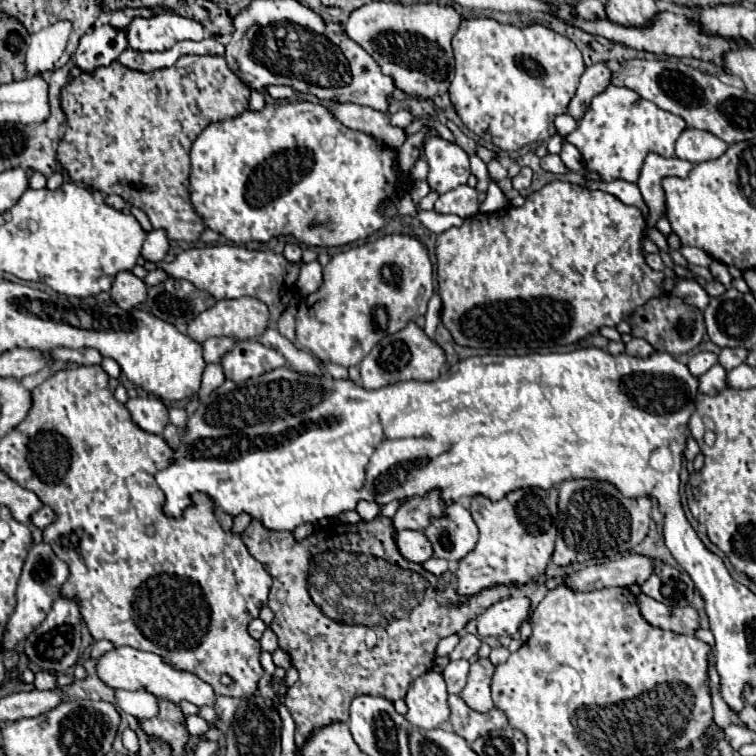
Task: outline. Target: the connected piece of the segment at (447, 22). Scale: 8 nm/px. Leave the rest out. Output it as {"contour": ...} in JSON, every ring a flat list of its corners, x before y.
{"contour":[[371,2,351,12,345,32,355,40,381,68,391,76,395,86,405,94,421,100,447,92,453,80,453,50,451,38,459,28,461,16,451,6,439,4,397,4,397,2]]}

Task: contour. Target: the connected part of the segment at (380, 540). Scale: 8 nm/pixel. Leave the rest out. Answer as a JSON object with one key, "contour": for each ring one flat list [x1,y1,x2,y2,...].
{"contour":[[377,514,377,518,373,518,371,522,363,520,363,522,357,522,357,524,343,524,335,534,331,534,333,546,343,548,343,550,357,550,357,552,363,552,363,554,373,554,377,558,385,558,387,562,393,562,393,564,397,564,401,568,419,572,429,582,425,600,415,610,411,610,411,614,407,618,393,620,387,626,375,626,373,630,377,634,377,644,373,648,367,648,365,646,365,632,367,632,365,626,347,626,347,624,333,622,331,618,327,618,313,604,313,600,309,596,307,582,305,582,307,568,309,568,309,558,313,554,321,552,321,538,295,540,293,532,265,530,265,526,261,526,261,522,257,522,257,520,251,520,251,524,241,534,241,538,243,538,245,546,249,548,251,556,255,560,259,560,265,566,265,570,271,574,271,578,273,578,273,584,271,584,271,590,269,590,269,602,267,602,267,606,275,614,273,622,271,622,271,628,273,628,273,632,279,638,279,648,289,654,291,664,299,672,299,680,287,690,287,700,285,700,285,706,289,708,289,712,291,712,291,716,293,716,293,720,297,724,297,730,295,730,295,744,297,744,297,748,303,746,303,742,309,738,309,734,315,728,327,726,331,722,347,722,349,720,349,704,351,704,351,700,355,696,371,694,371,696,383,696,383,698,387,698,391,702,401,700,407,694,409,684,417,676,421,676,421,674,425,674,427,670,433,668,435,648,437,648,441,638,445,638,445,636,449,636,453,632,459,632,461,628,465,628,465,624,469,620,477,618,493,602,499,602,499,600,507,598,509,594,513,594,517,590,517,586,489,586,489,590,481,590,481,594,473,594,473,598,467,598,461,604,439,604,437,596,435,596,437,576,429,574,421,564,415,564,415,562,409,562,409,560,401,558,401,552,397,550,397,544,395,544,395,530,393,530,393,520,391,518,387,518,383,514]]}

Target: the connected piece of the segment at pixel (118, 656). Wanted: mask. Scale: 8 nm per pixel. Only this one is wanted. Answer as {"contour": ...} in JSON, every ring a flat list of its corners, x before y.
{"contour":[[131,646,113,648,99,656,95,672,111,688,123,688,123,690,131,690,131,692,143,688,149,694,171,700,171,702,187,700,197,706,215,706,215,692,207,682,203,682,201,678,197,678,191,672,177,670,173,664,165,662,161,656,157,656,153,652,143,652,143,650,137,650]]}

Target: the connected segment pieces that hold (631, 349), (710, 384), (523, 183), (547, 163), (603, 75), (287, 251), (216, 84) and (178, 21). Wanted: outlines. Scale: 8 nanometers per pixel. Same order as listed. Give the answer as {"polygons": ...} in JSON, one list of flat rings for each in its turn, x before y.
{"polygons":[[[631,338,627,344,625,344,625,352,627,354,633,354,633,356,639,356,639,358,647,358,653,348,649,342,645,342,643,338]],[[715,364,703,376,699,376,699,392,703,394,717,394,727,388,727,370,721,364]],[[521,168,521,172,513,178,513,188,515,188,515,190,525,190,525,188,529,188,529,186,531,186,531,176,533,176,531,168]],[[547,154,540,162,543,170,553,174,564,174,570,172,563,164,559,155]],[[603,62,585,68,585,72,579,80,577,92,575,92,573,100,569,102,569,116,573,116,575,120,581,120,585,110,589,108,589,102,593,100,593,96,601,94,611,84,609,78,611,78,611,70]],[[287,244,287,246,283,248,283,256,285,256,285,260,287,260,289,264,301,262,301,248,299,248,299,244]],[[181,56,171,68,139,72,113,62,93,74,81,74,61,90,61,110,67,118,65,134,57,148,57,162,73,182,83,182,101,194,119,194,141,208,153,228,167,230,169,240,197,242,205,224,189,200,189,150,201,130,213,122,235,118,249,106,249,86,227,66,221,56]],[[163,12,151,18,133,18,125,30,129,48,139,52,169,50,179,40,203,40,205,30,191,18]]]}

